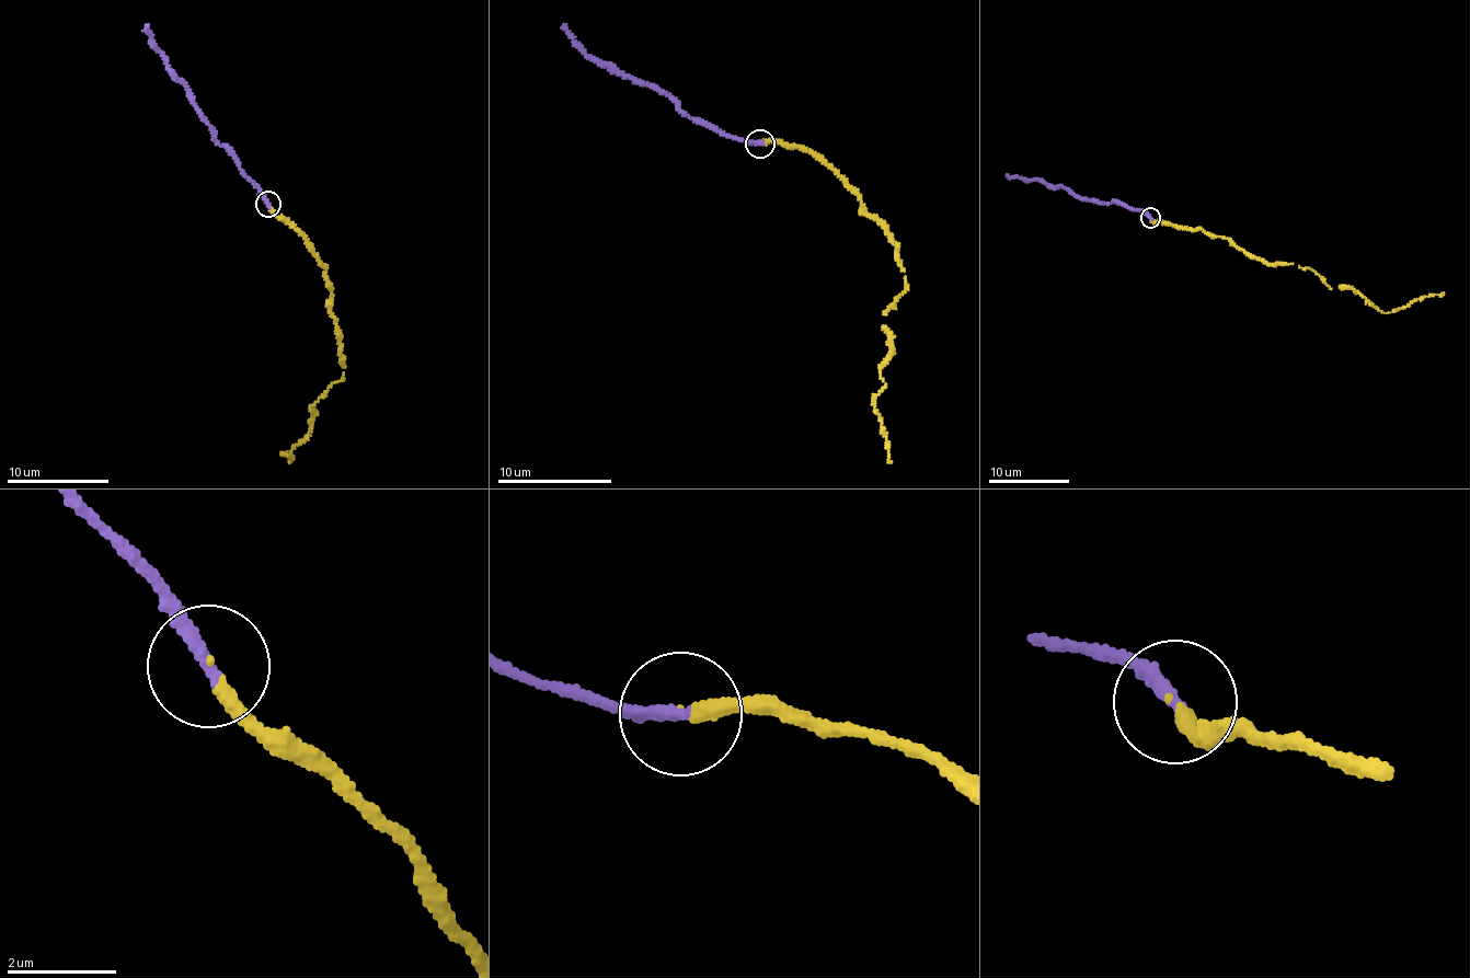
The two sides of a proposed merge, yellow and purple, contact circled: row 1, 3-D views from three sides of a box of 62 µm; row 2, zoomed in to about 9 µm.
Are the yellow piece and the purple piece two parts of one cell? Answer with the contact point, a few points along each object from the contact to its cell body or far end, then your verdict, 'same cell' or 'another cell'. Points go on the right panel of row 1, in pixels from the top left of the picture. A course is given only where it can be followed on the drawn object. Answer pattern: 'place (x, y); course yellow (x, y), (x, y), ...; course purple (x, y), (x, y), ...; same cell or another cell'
place (1150, 217); course yellow (1150, 217), (1225, 237), (1272, 264), (1311, 268), (1331, 289), (1354, 289), (1384, 312), (1444, 292); course purple (1150, 217), (1114, 202), (1093, 203), (1035, 180), (1006, 174); same cell

